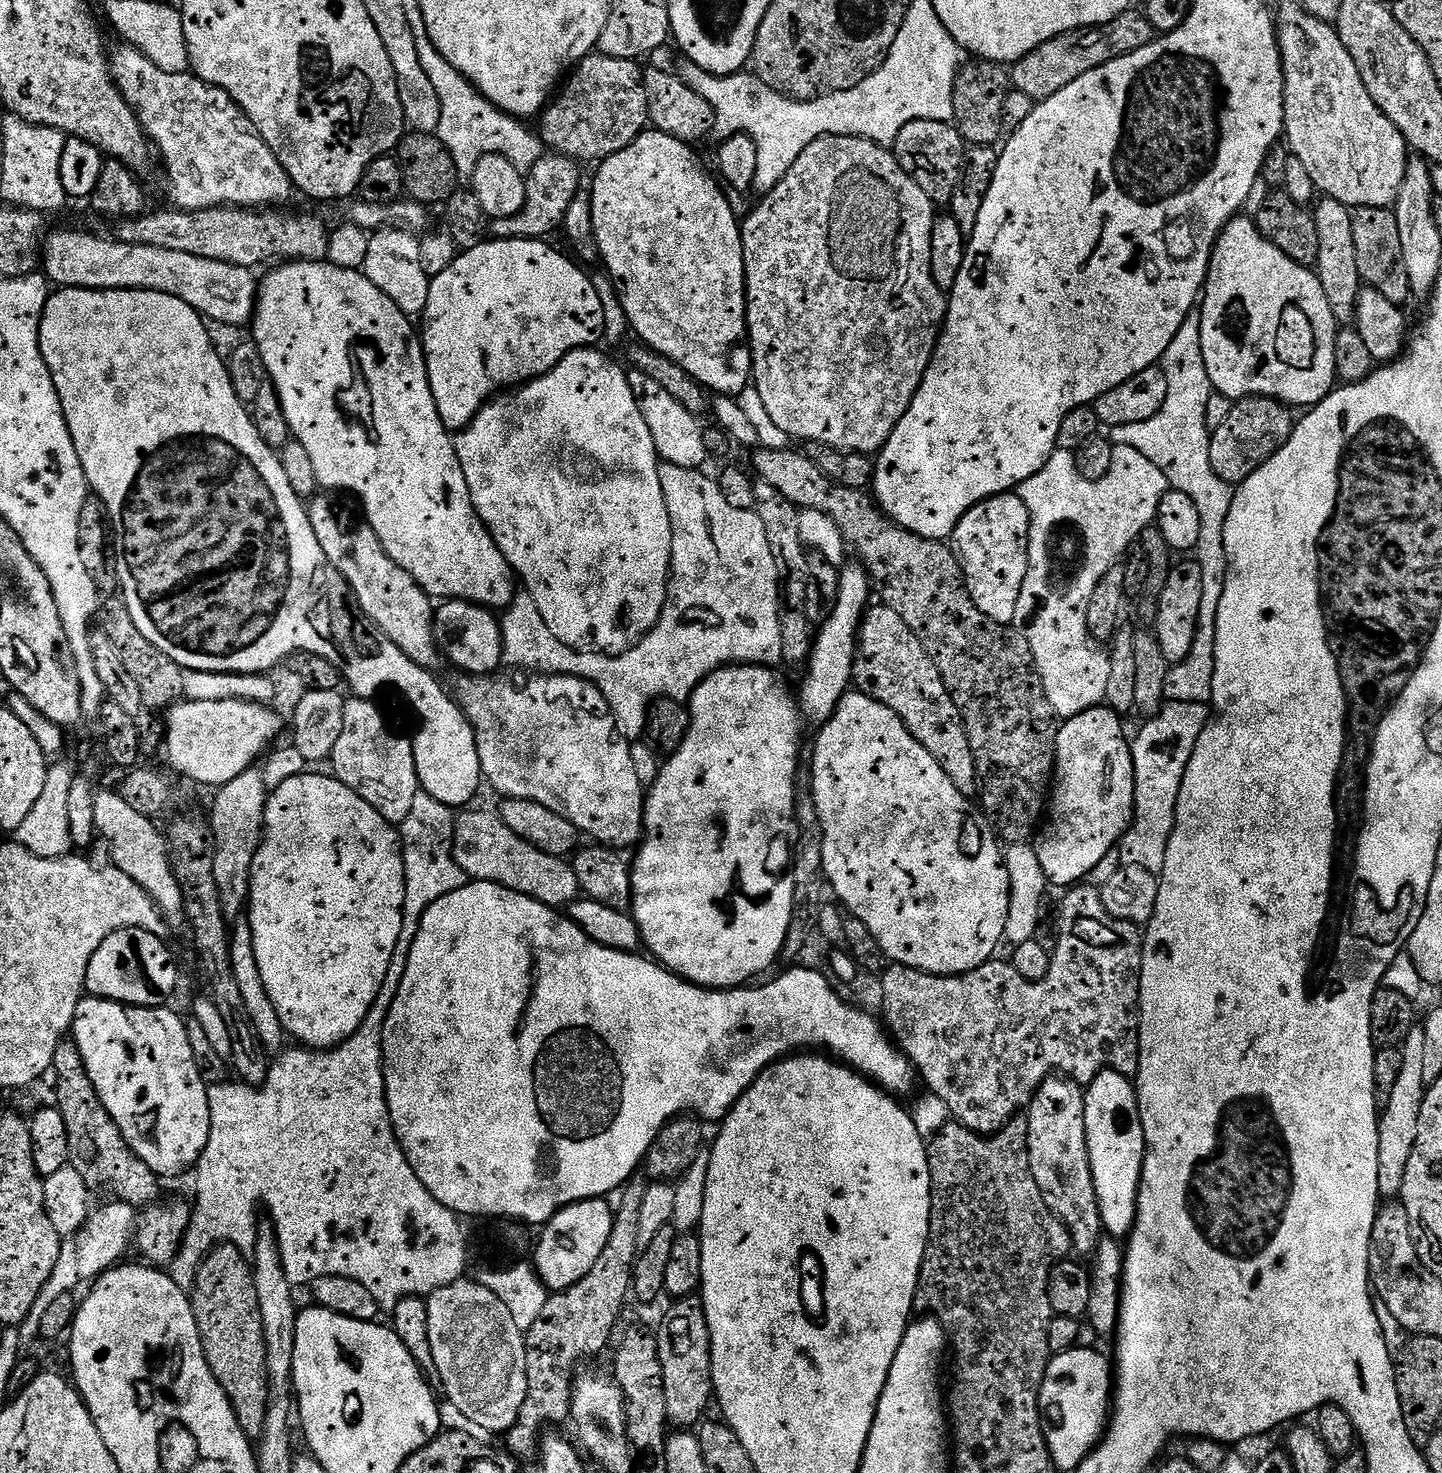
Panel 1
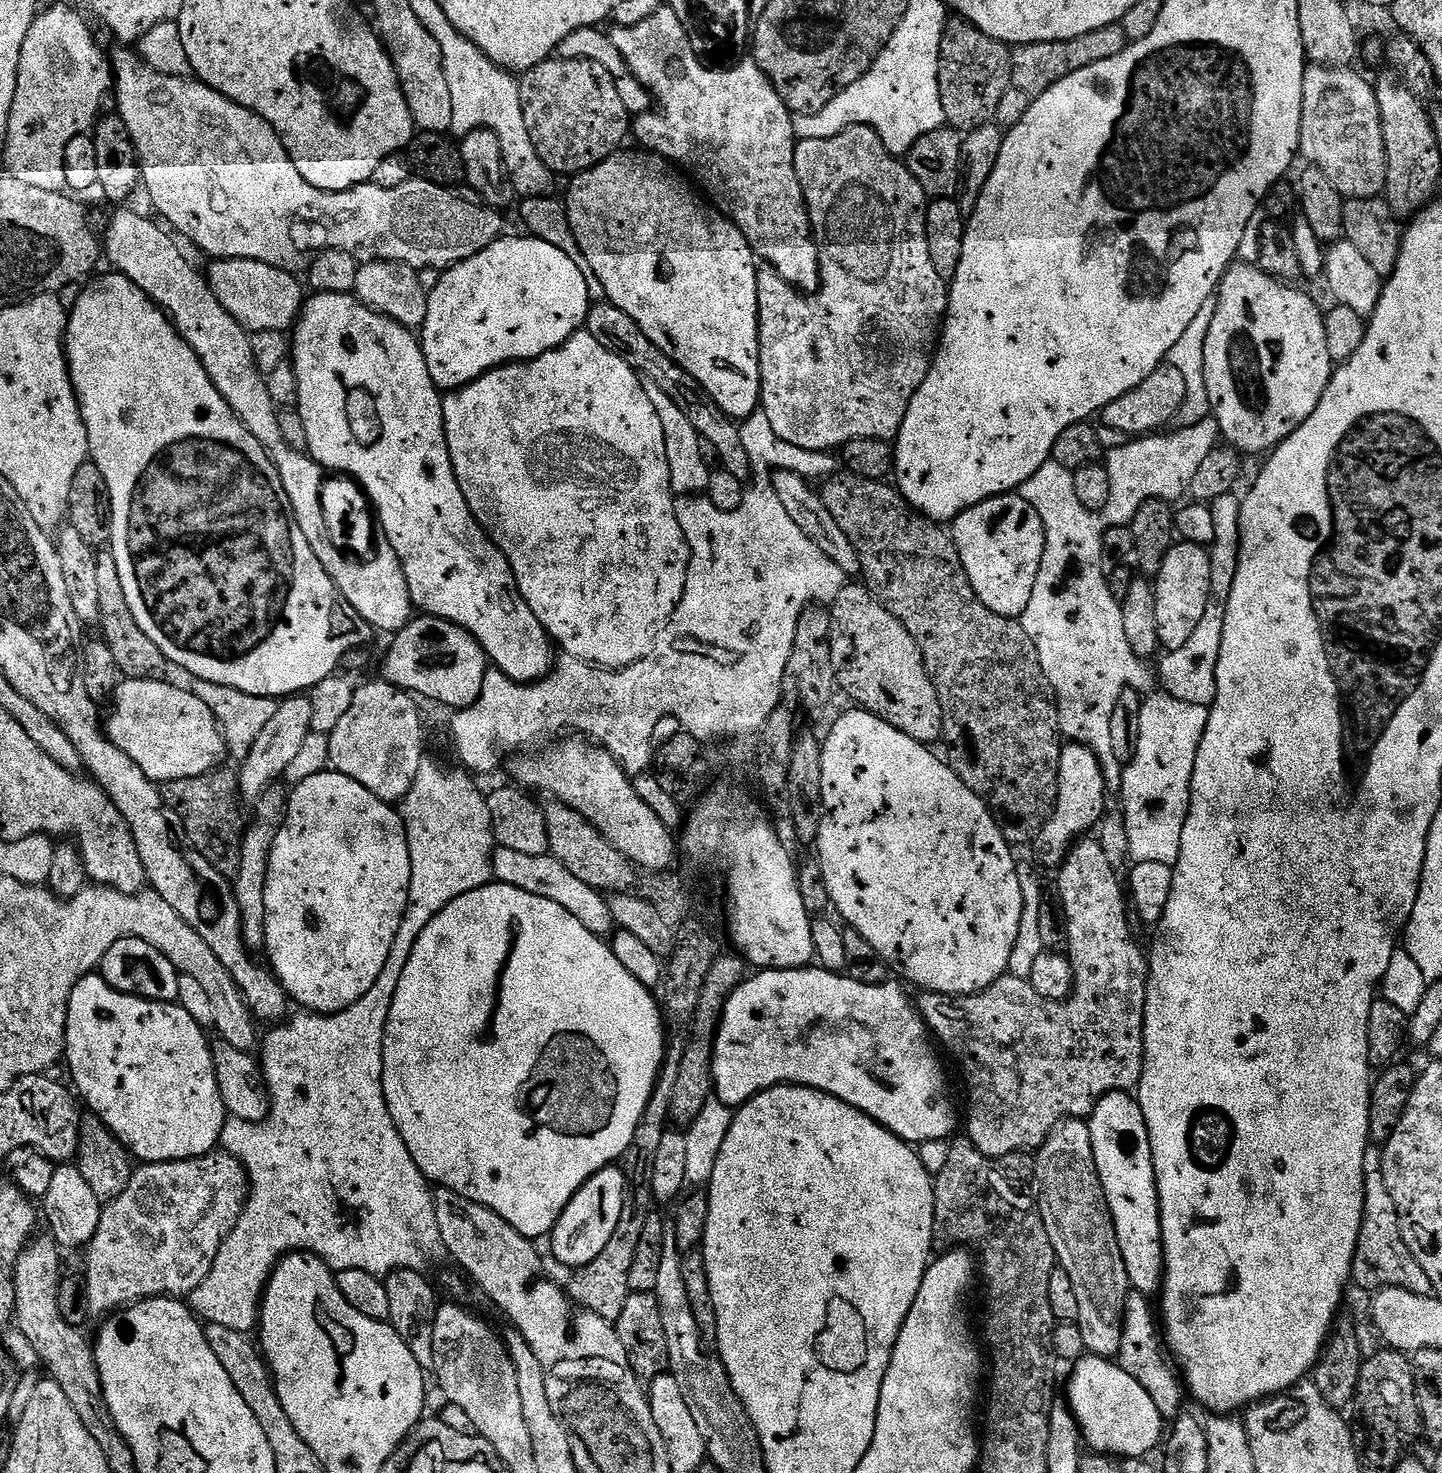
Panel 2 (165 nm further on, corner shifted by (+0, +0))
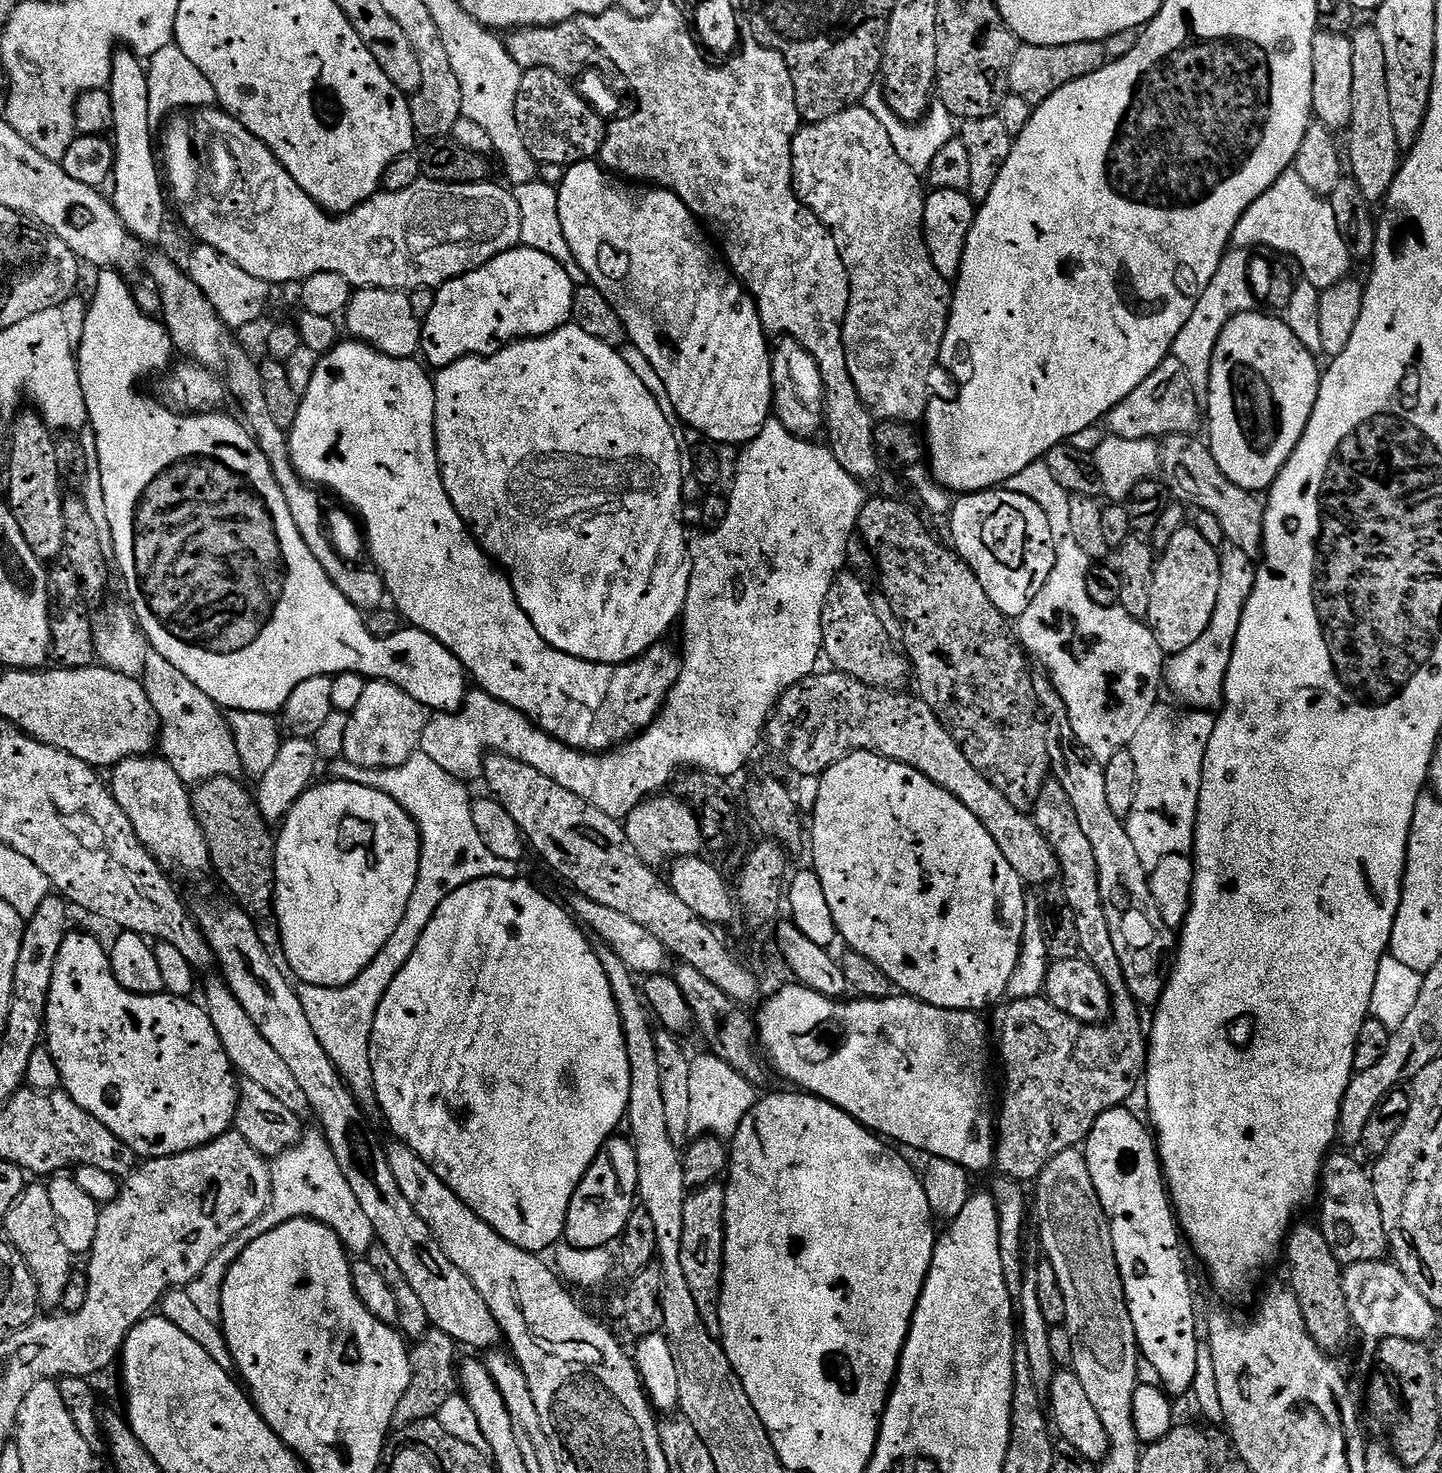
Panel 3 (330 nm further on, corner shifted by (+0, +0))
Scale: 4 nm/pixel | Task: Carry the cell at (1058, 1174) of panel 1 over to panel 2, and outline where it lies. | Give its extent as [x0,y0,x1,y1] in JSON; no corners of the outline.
[1034,1120,1130,1358]

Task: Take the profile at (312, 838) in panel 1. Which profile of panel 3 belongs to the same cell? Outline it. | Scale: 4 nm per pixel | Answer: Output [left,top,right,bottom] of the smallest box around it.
[274,778,420,988]

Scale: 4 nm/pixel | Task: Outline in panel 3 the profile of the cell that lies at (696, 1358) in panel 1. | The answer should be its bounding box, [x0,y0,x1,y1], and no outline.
[682,1182,726,1326]

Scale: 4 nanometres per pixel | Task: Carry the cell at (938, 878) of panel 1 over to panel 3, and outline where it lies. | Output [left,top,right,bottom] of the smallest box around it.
[810,752,1030,1013]

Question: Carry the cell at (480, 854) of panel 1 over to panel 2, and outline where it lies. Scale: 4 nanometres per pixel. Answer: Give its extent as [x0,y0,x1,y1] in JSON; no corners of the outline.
[492,847,613,938]

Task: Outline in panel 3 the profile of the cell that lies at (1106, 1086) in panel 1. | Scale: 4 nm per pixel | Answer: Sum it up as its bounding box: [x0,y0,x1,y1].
[1082,1107,1202,1397]

